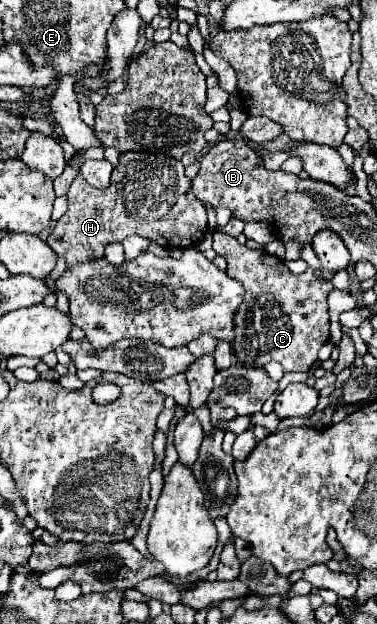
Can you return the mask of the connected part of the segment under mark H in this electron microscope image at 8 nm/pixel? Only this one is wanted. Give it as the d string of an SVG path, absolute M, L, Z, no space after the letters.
M121 152L119 164L117 168L113 168L111 184L107 188L93 190L93 186L89 186L85 178L77 176L65 198L69 208L47 236L47 244L55 250L57 256L63 256L67 260L67 266L103 258L103 250L107 244L121 242L131 234L143 236L163 248L187 248L195 246L207 230L205 206L191 194L191 180L185 176L185 166L181 164L181 160L167 158L161 154Z

